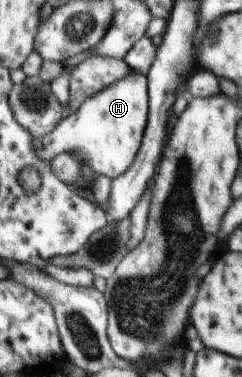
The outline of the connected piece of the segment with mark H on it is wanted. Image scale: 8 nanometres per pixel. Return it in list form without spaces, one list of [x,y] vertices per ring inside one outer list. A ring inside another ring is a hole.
[[[132,71],[126,78],[88,98],[76,112],[64,117],[54,132],[35,138],[35,151],[40,158],[49,161],[62,153],[80,156],[94,174],[118,178],[135,164],[146,136],[149,116],[150,85],[147,75]]]

